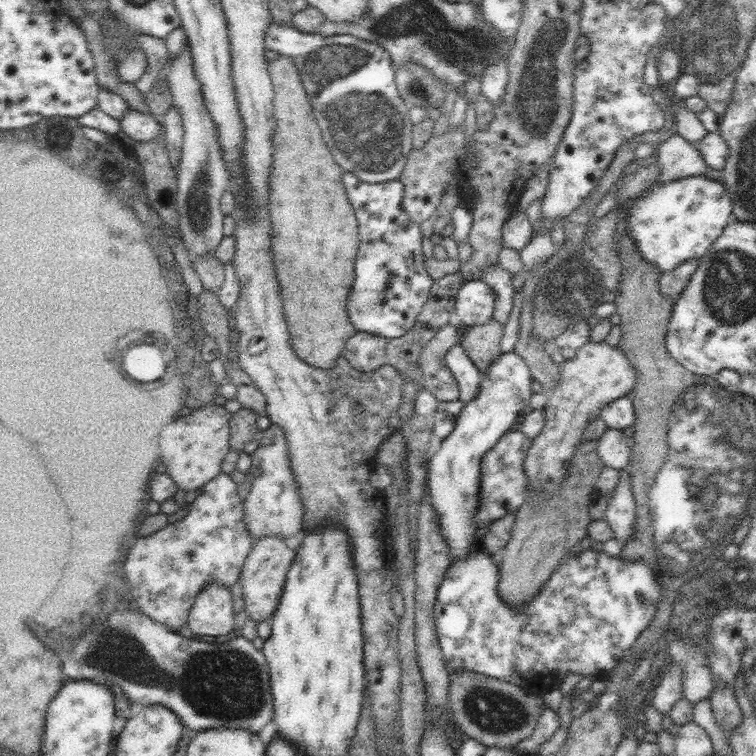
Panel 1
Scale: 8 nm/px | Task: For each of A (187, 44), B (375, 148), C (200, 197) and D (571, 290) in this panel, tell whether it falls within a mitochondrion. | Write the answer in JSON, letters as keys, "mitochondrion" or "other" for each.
{"A":"other","B":"mitochondrion","C":"mitochondrion","D":"mitochondrion"}

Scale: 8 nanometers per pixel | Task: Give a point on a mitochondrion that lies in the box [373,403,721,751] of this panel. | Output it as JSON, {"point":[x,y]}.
{"point":[495,711]}

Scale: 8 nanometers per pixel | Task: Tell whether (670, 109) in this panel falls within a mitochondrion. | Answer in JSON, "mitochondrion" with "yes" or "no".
{"mitochondrion":"no"}

